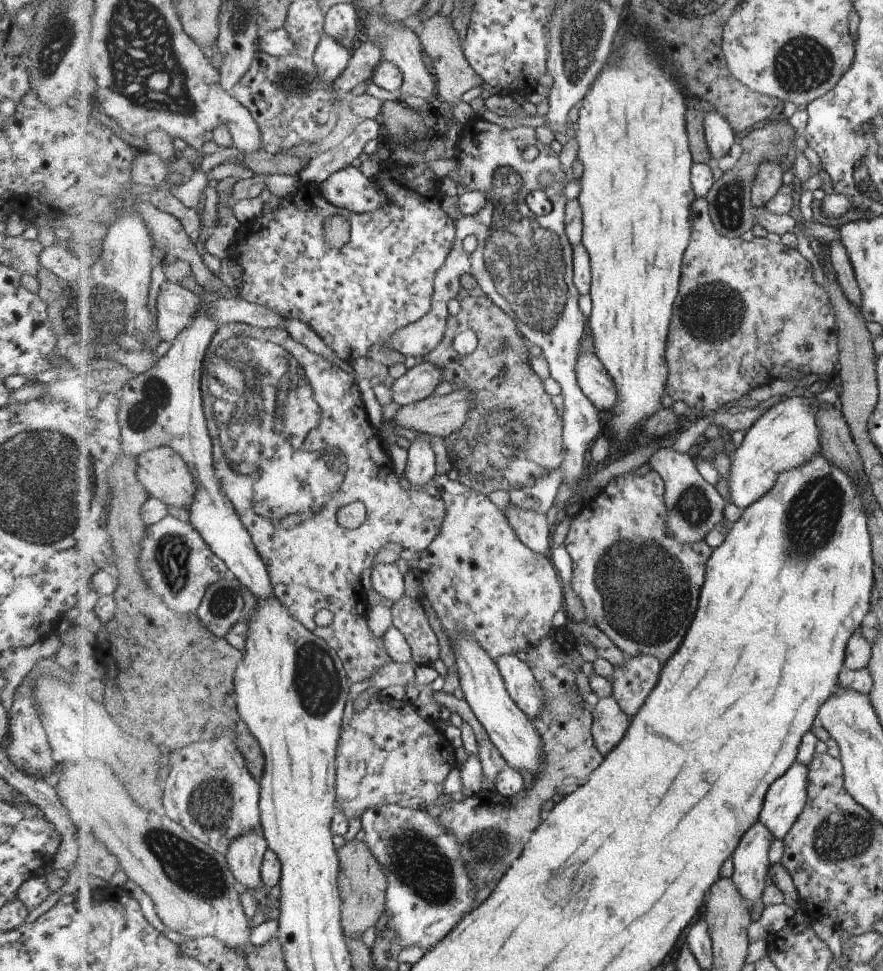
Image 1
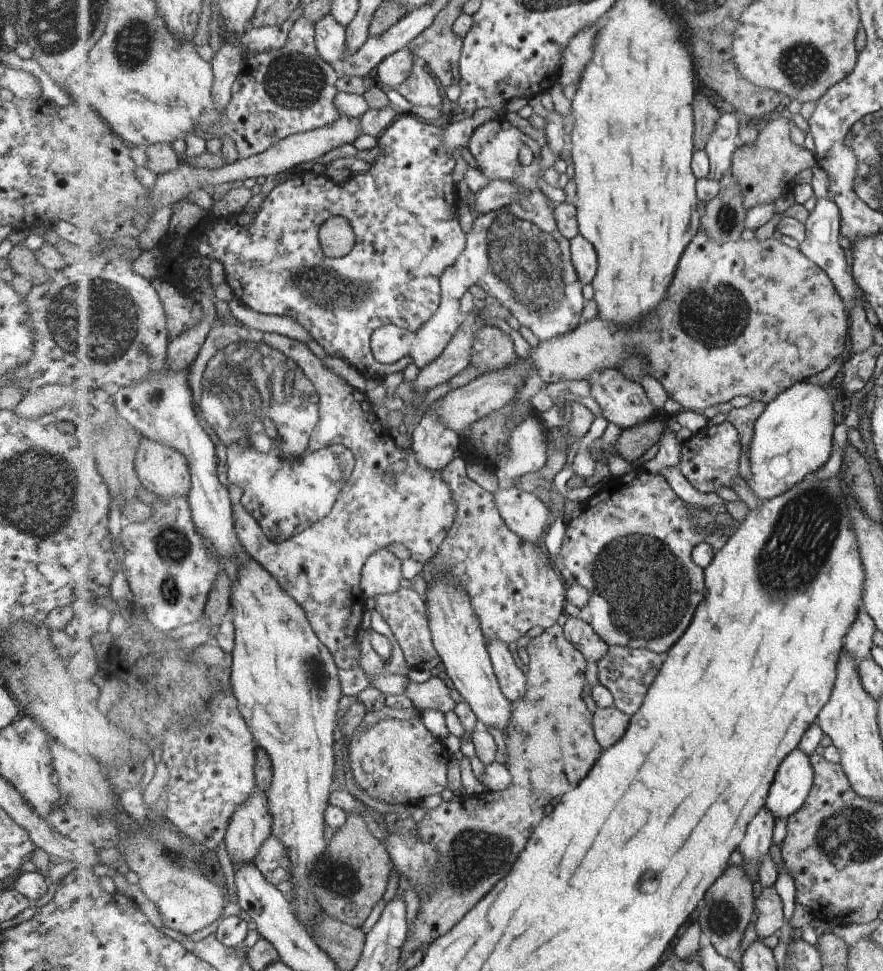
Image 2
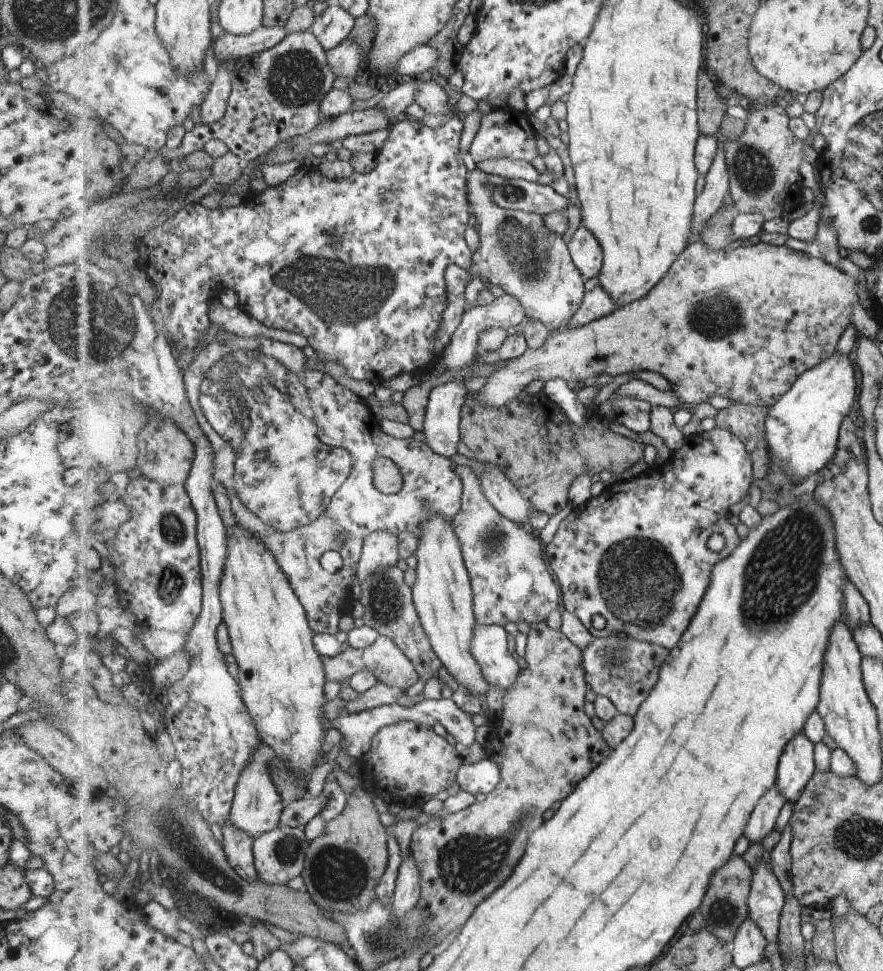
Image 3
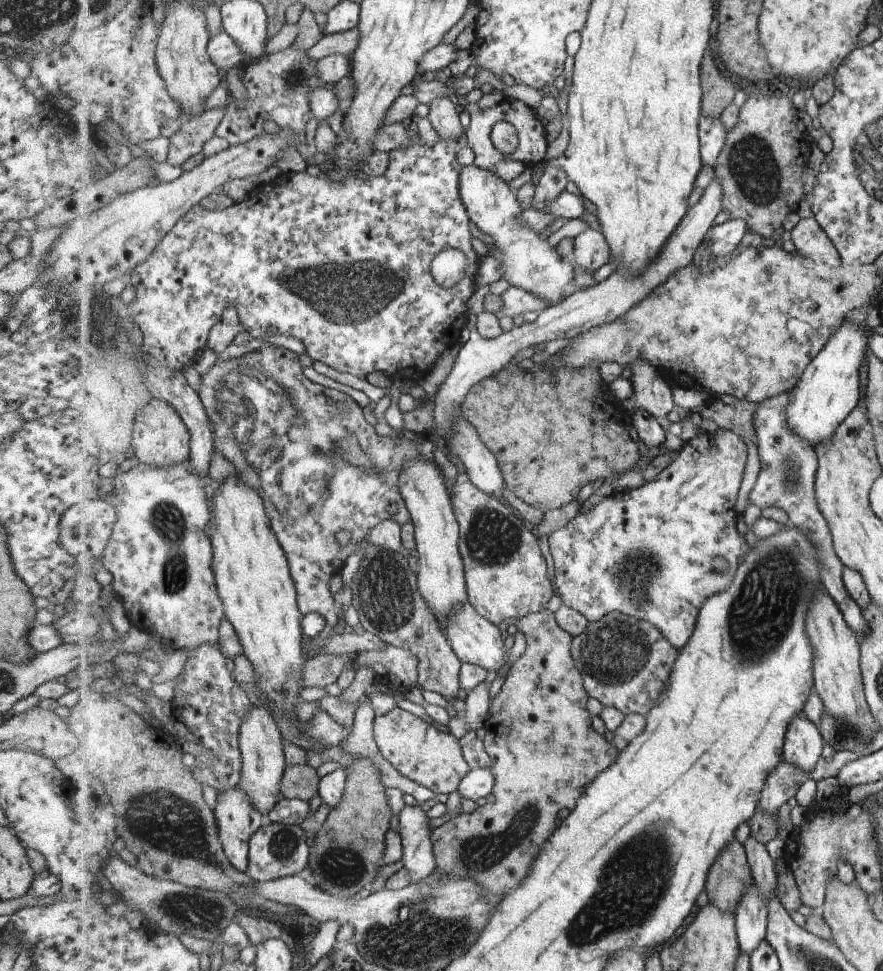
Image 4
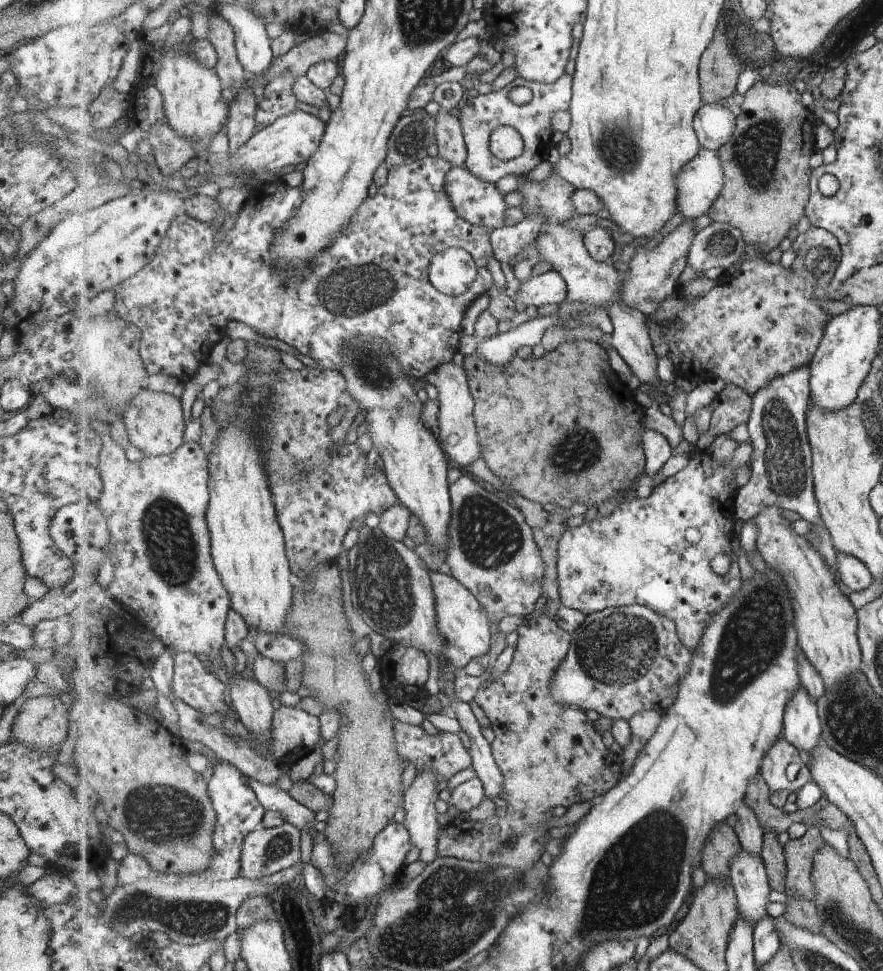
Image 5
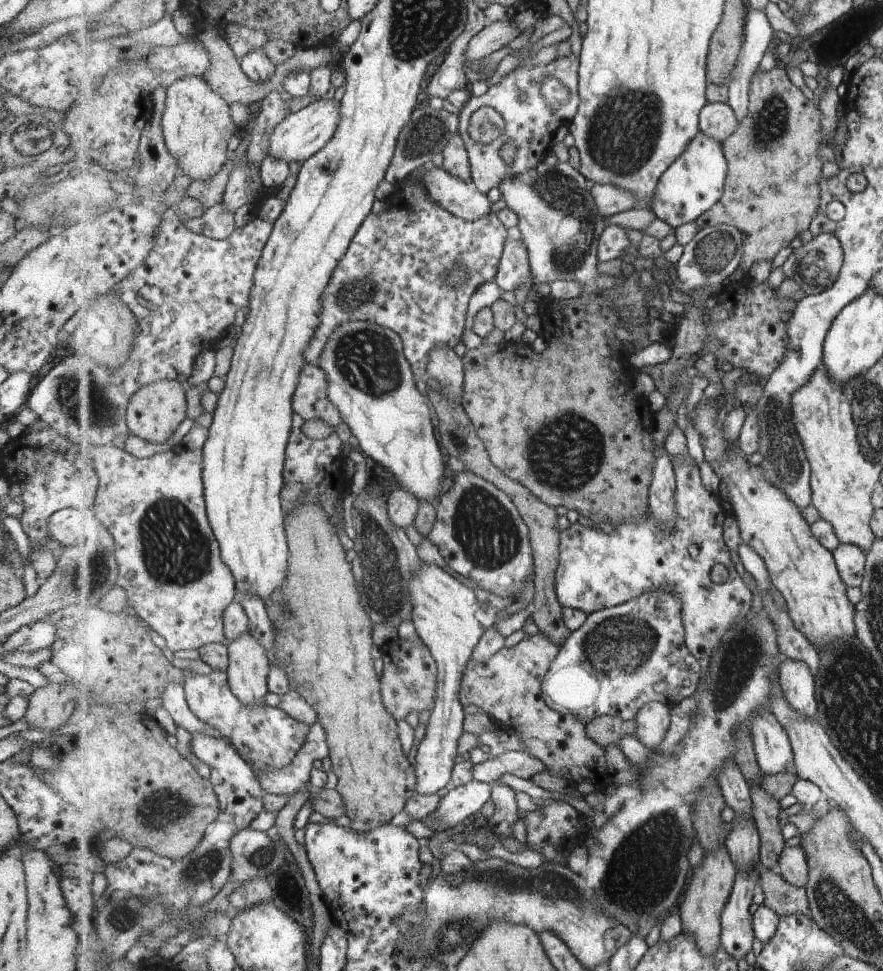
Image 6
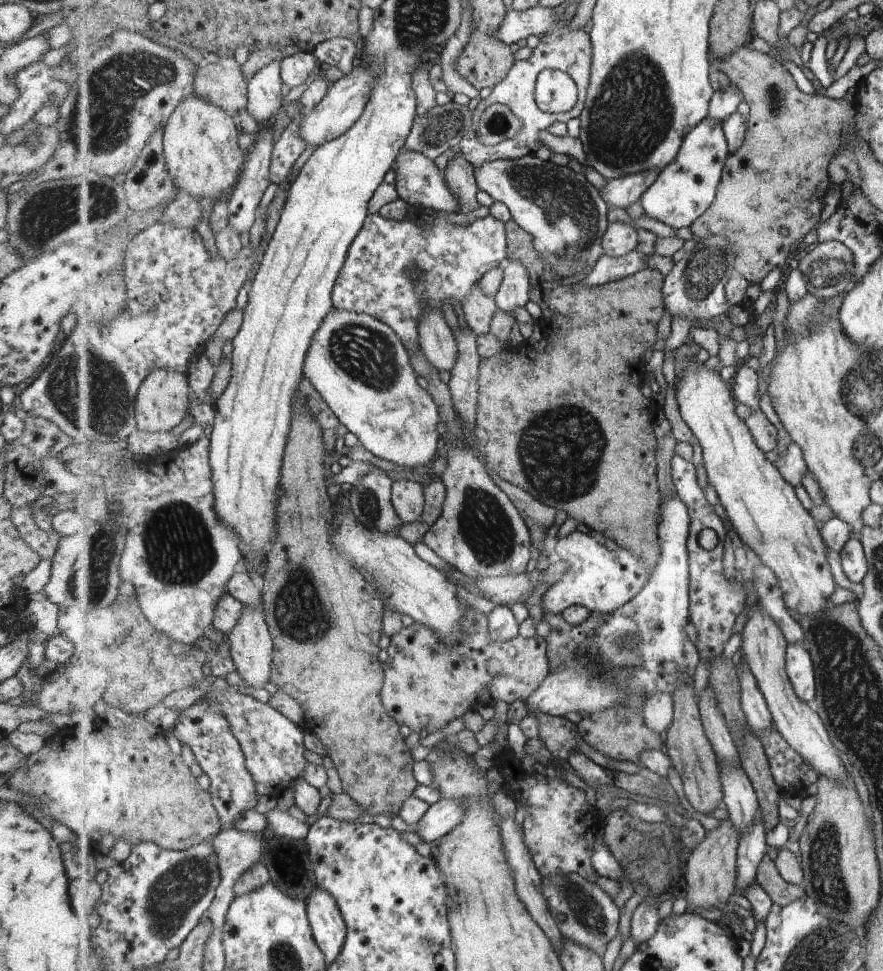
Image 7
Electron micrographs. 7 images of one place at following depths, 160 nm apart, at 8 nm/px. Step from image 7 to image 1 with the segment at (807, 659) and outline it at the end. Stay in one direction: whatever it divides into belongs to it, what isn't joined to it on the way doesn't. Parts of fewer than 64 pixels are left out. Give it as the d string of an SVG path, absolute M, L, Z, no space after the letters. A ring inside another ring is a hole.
M797 760L770 786L759 817L770 828L774 839L783 840L805 810L809 800L808 776L808 766Z

